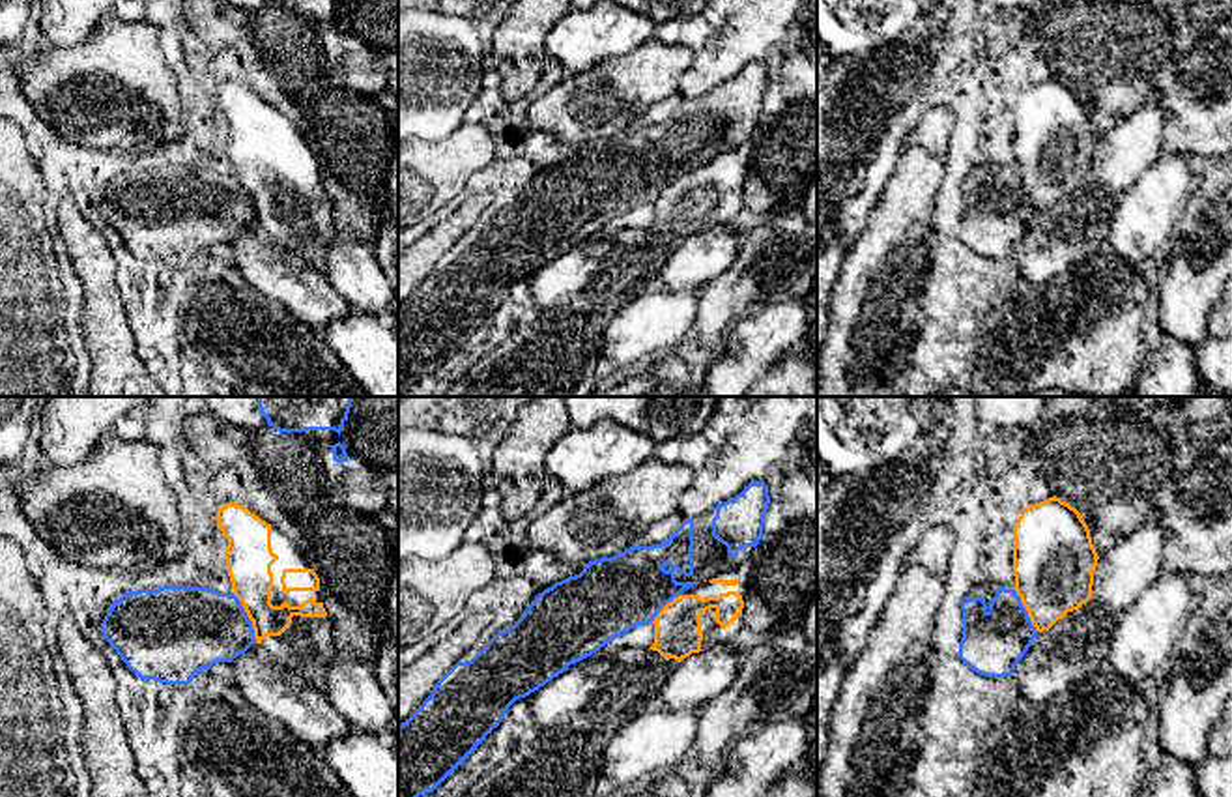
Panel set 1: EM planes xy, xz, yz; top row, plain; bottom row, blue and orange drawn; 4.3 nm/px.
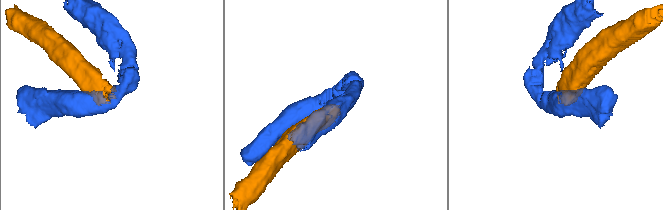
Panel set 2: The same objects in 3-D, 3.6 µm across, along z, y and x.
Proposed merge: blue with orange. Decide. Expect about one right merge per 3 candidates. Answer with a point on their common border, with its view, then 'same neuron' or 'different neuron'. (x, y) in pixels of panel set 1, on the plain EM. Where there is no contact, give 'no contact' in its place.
meets blue in xy at (247, 199); different neuron

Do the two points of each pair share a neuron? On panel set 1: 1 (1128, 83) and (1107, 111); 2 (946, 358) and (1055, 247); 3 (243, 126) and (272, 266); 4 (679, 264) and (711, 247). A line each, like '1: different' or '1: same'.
1: same
2: different
3: different
4: same

